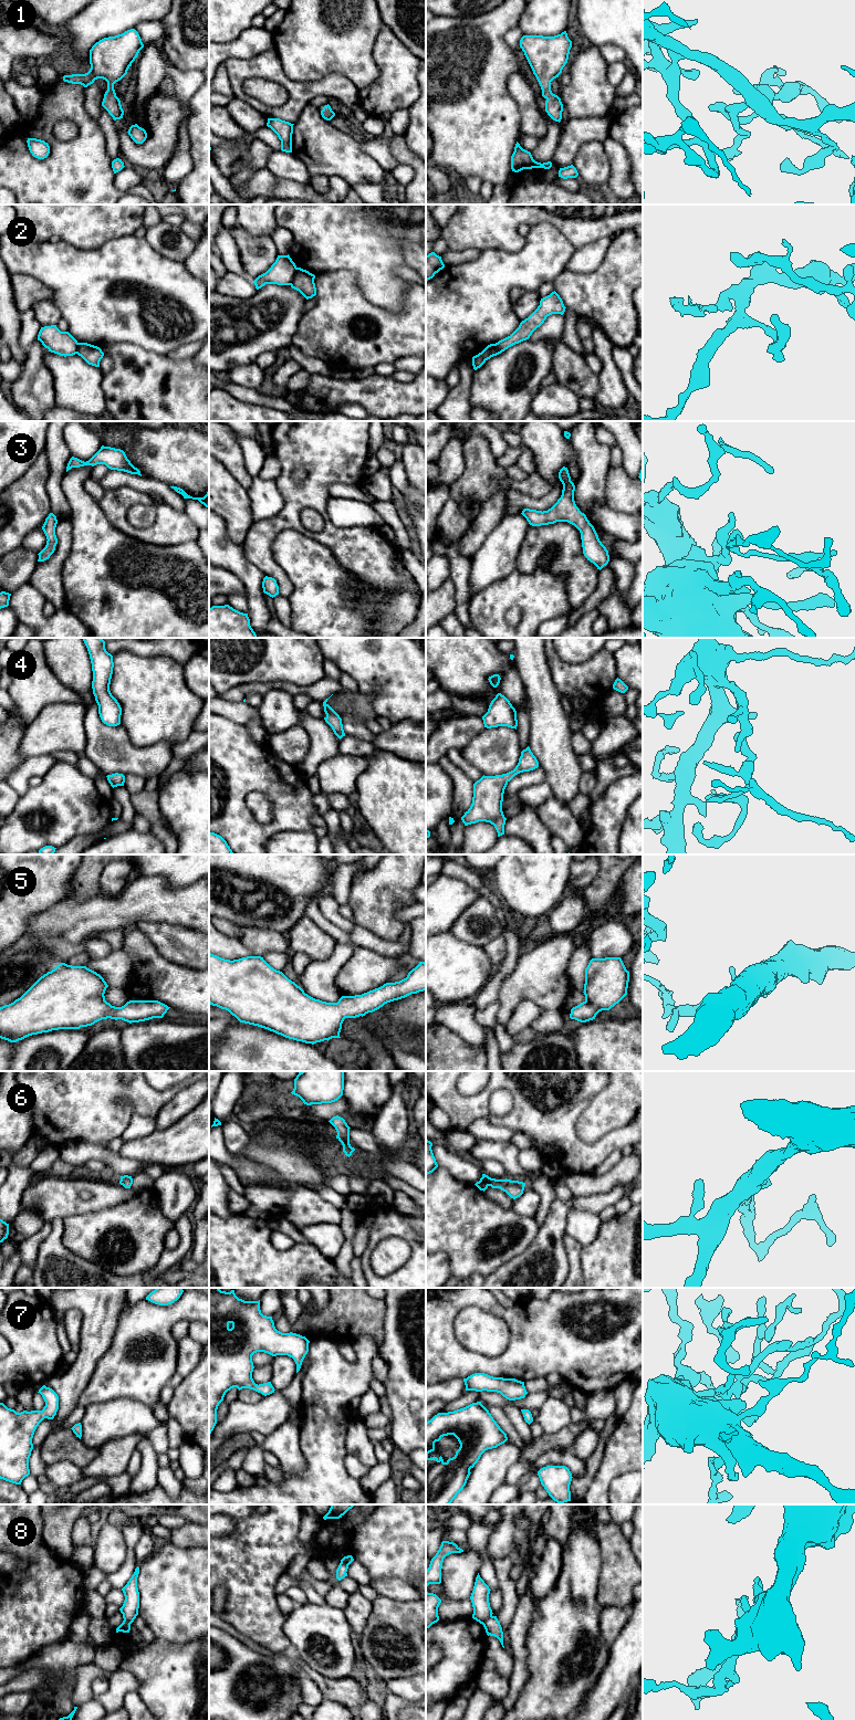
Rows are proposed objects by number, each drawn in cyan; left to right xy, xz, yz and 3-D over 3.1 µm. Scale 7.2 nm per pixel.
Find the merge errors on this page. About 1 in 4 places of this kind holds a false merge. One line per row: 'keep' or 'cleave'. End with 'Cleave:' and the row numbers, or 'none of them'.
1: keep
2: cleave
3: keep
4: keep
5: keep
6: keep
7: keep
8: cleave
Cleave: 2, 8

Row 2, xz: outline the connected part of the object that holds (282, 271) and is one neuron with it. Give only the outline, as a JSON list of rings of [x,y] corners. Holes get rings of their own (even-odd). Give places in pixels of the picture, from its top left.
[[[278,255],[275,262],[263,274],[254,281],[256,289],[259,290],[265,284],[290,285],[295,275],[296,265],[290,255]]]

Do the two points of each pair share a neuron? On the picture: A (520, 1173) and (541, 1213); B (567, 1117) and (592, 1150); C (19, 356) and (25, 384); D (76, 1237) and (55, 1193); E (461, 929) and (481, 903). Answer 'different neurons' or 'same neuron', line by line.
A: different neurons
B: same neuron
C: different neurons
D: different neurons
E: same neuron

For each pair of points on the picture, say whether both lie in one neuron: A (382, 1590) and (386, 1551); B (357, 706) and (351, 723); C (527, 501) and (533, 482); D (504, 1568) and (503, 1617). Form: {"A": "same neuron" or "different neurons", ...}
{"A": "different neurons", "B": "different neurons", "C": "different neurons", "D": "same neuron"}

